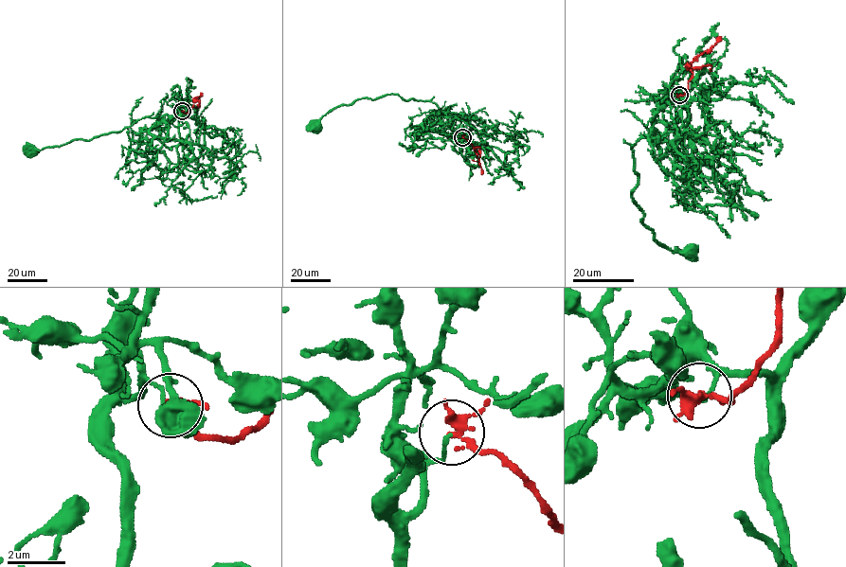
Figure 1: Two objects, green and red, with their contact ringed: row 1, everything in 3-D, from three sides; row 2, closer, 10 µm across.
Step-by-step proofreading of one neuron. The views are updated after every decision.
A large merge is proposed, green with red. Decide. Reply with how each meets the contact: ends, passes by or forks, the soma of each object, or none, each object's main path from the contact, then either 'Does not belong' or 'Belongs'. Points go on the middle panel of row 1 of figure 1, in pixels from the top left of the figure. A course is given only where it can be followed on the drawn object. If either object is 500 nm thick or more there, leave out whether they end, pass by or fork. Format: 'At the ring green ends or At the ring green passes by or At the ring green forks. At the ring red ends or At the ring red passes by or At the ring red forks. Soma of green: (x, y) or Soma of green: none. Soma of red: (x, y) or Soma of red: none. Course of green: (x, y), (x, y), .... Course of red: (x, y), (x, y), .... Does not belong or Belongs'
At the ring green ends. At the ring red forks. Soma of green: (315, 127). Soma of red: none. Course of green: (462, 137), (459, 118), (441, 114), (434, 102), (406, 100), (393, 94), (339, 105), (321, 117), (315, 127). Course of red: (462, 137), (475, 149), (482, 174). Does not belong

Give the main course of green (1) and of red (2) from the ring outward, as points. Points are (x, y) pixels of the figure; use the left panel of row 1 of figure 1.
1: (181, 111), (178, 107), (180, 114), (168, 120), (144, 116), (116, 132), (32, 152)
2: (181, 111), (188, 112), (193, 99), (202, 93)

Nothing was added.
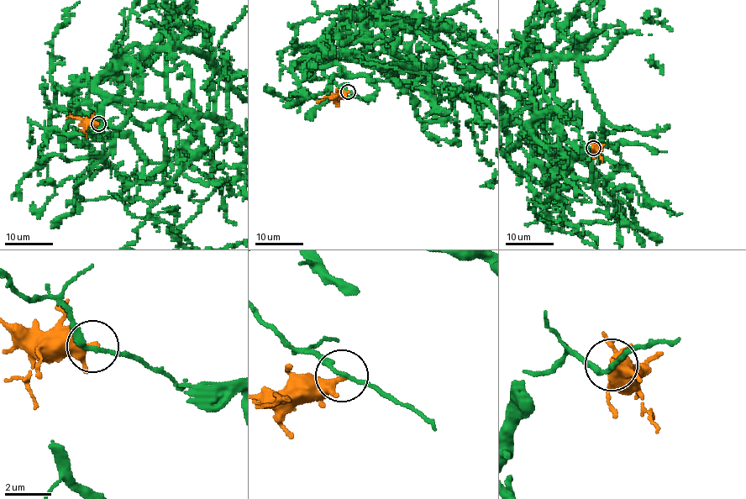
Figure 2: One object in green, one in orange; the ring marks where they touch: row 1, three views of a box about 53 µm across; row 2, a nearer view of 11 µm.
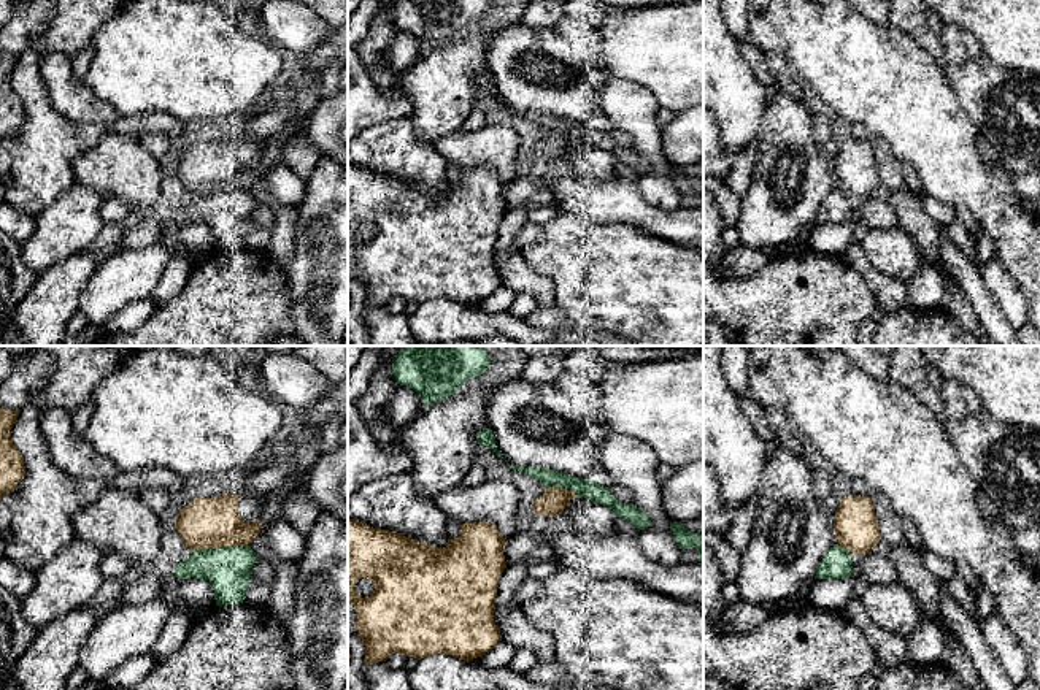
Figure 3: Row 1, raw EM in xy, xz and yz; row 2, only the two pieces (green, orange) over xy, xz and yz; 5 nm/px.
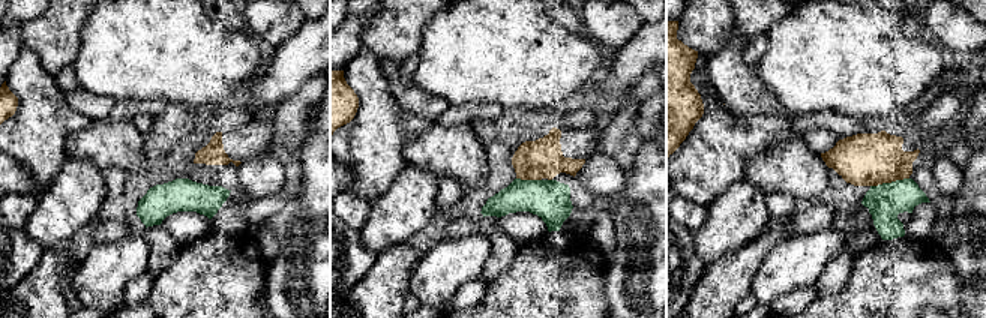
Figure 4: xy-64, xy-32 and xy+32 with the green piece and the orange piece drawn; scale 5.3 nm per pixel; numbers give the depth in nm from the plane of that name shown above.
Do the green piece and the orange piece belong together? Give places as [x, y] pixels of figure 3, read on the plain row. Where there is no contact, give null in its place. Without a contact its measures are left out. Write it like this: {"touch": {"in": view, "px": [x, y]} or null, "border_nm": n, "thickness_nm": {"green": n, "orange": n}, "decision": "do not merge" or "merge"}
{"touch": {"in": "xy", "px": [219, 192]}, "border_nm": 300, "thickness_nm": {"green": 220, "orange": 260}, "decision": "do not merge"}

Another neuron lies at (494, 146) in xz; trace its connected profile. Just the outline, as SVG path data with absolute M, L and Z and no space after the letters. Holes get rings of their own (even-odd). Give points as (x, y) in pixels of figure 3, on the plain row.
M487 122L473 132L460 128L445 138L438 138L433 148L448 165L456 165L460 170L472 167L495 170L507 186L518 176L519 138L510 125Z

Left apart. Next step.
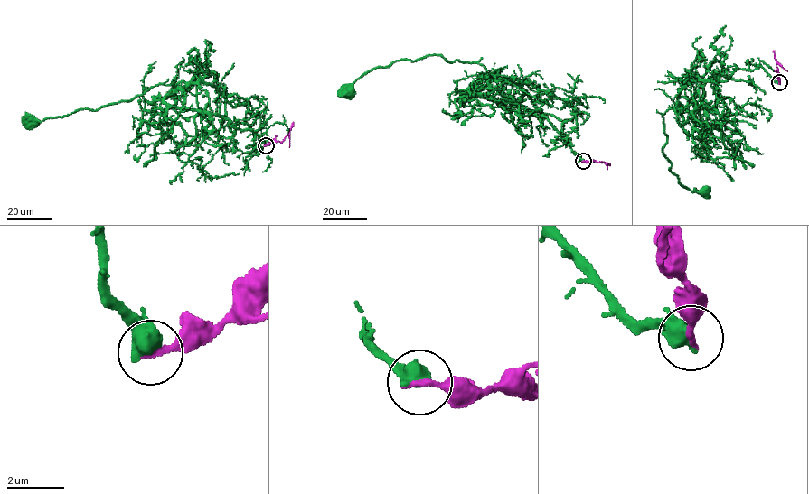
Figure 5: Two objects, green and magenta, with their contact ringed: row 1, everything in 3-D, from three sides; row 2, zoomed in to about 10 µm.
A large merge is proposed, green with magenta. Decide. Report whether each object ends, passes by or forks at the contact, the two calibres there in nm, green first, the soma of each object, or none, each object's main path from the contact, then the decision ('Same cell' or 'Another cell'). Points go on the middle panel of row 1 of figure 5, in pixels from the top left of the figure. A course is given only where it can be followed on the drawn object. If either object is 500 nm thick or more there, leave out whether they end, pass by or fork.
Thickness 700 nm (green) against 260 nm. Soma of green: (348, 92). Soma of magenta: none. Course of green: (584, 161), (522, 89), (491, 78), (476, 62), (451, 62), (434, 55), (396, 60), (366, 71), (348, 92). Course of magenta: (584, 161), (610, 165). Another cell

